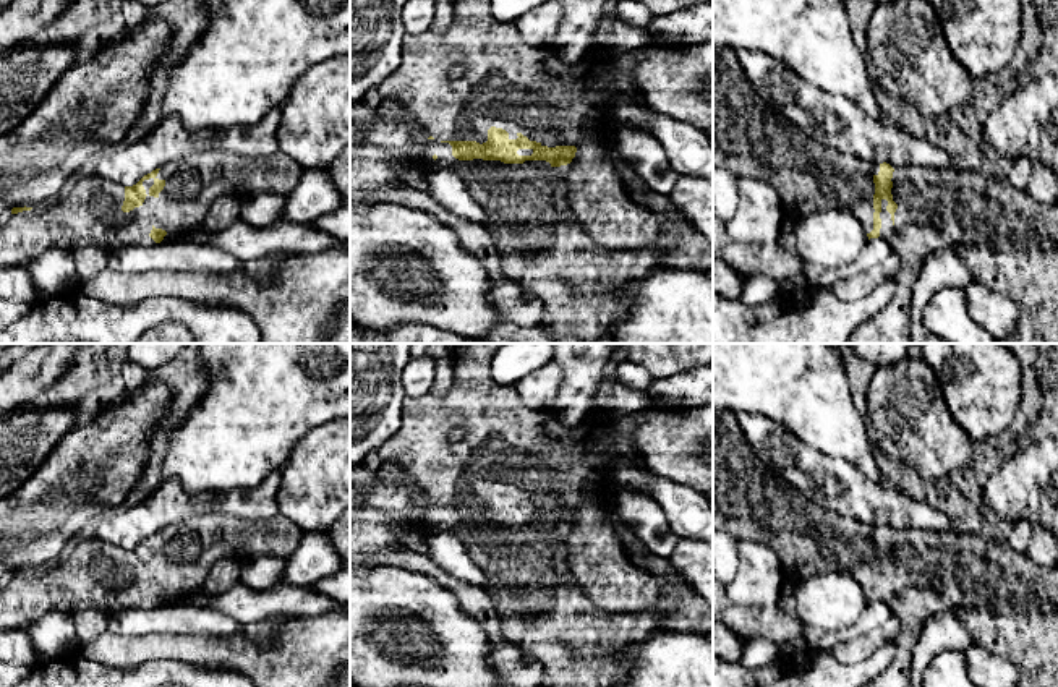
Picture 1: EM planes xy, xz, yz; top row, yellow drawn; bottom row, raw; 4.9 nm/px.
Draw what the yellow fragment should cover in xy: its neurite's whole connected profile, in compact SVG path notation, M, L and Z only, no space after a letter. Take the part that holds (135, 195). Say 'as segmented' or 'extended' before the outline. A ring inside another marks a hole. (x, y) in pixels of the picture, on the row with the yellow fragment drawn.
extended; M279 154L277 157L254 160L217 159L212 165L204 165L198 159L169 162L144 175L133 186L118 185L96 172L79 173L66 198L52 199L41 207L13 207L10 217L0 217L0 266L28 264L47 250L75 251L92 246L110 253L123 246L156 245L169 232L203 224L212 203L220 196L241 199L258 193L288 194L298 185L303 172L301 165Z

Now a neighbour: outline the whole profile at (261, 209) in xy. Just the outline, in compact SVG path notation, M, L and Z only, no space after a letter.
M258 193L240 199L240 217L253 227L266 227L284 219L287 194Z

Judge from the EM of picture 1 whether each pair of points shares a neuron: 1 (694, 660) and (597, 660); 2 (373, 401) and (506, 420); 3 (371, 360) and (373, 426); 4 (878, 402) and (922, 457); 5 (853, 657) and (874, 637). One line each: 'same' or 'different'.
1: different
2: different
3: same
4: same
5: same

